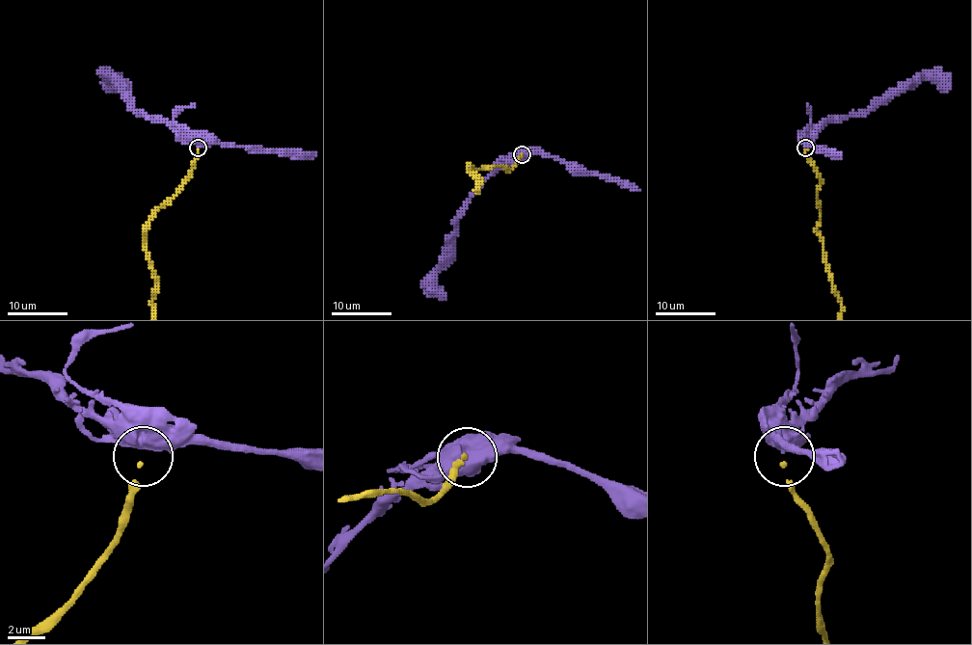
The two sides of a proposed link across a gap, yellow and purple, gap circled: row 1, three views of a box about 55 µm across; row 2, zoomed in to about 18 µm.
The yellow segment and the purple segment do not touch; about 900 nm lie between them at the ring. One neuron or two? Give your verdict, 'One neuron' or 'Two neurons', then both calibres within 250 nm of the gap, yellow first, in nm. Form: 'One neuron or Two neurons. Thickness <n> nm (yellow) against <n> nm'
Two neurons. Thickness 180 nm (yellow) against 950 nm

